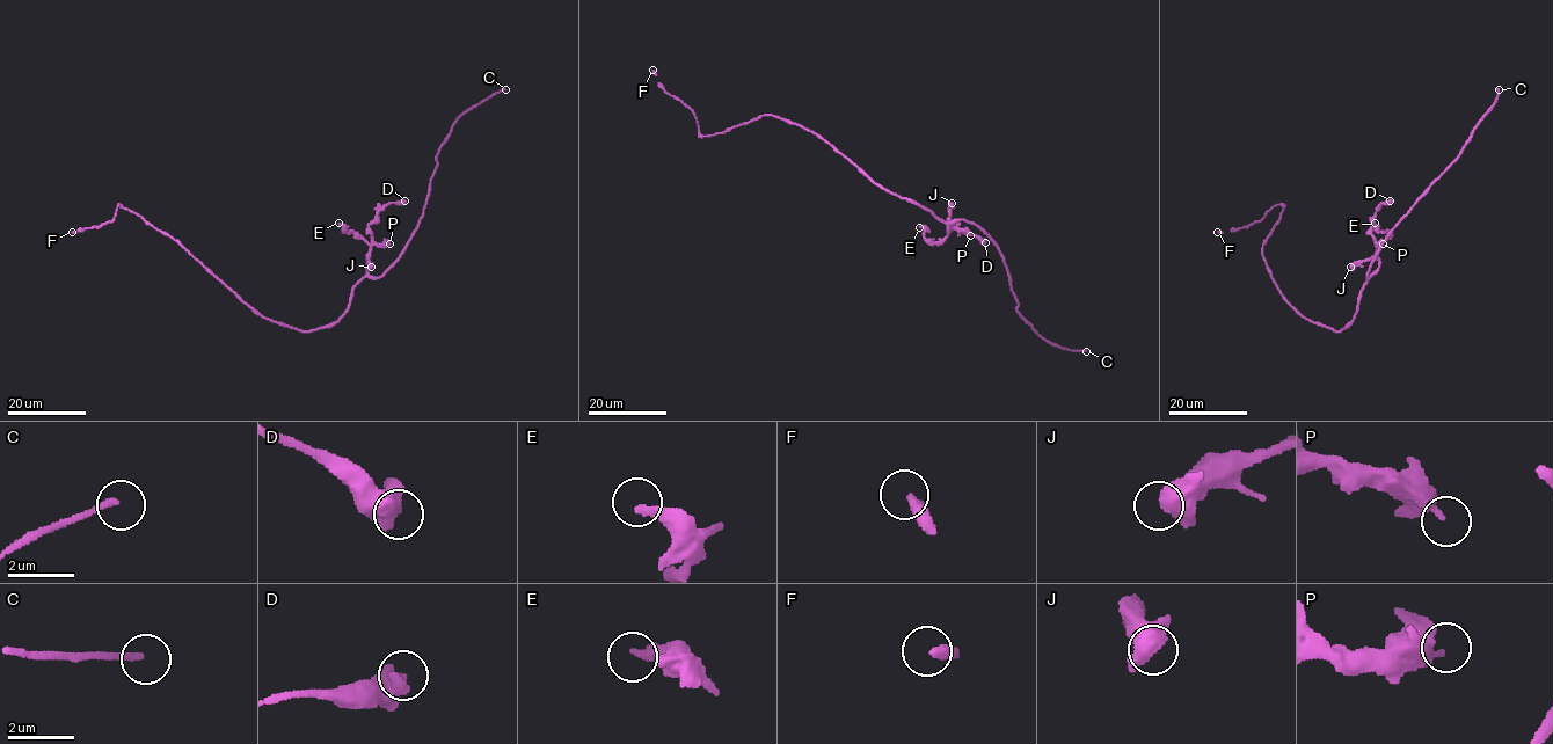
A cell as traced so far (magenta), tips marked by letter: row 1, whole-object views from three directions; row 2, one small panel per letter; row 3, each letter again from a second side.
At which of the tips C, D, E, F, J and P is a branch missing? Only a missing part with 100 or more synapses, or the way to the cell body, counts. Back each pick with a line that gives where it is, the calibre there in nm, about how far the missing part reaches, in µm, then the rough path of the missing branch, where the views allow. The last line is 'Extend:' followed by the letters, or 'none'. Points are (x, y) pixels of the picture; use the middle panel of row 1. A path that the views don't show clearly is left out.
C: (1086, 351) | 190 nm | 90 µm
Extend: C

